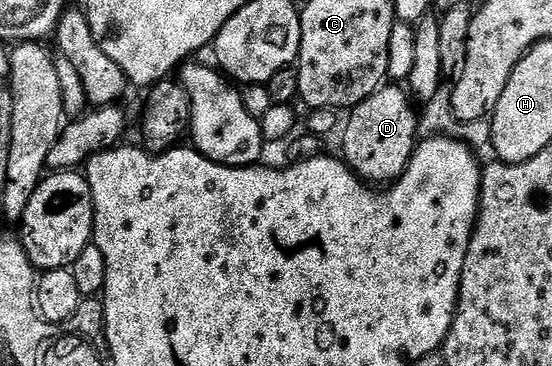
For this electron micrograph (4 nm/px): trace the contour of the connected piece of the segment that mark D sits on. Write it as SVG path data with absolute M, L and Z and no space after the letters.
M381 86L370 98L347 113L348 121L344 124L344 153L343 159L349 168L361 180L372 186L387 186L397 180L406 170L418 143L418 112L410 99L409 93L400 86Z

